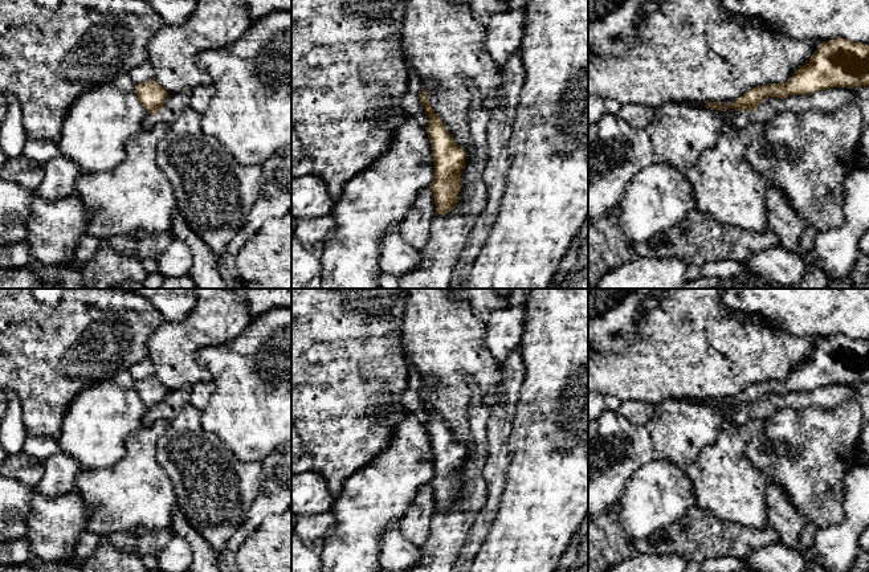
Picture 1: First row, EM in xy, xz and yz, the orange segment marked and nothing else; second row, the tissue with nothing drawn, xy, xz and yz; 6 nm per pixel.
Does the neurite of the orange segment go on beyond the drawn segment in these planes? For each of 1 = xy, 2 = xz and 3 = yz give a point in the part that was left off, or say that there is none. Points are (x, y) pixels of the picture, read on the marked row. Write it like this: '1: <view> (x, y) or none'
1: none
2: none
3: none

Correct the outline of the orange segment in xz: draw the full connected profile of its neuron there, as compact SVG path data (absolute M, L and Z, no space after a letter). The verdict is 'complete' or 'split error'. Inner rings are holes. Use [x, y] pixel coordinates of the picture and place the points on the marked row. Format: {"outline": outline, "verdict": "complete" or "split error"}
{"outline": "M427 90L420 93L420 103L429 117L427 128L434 162L434 177L429 188L433 192L436 212L445 214L456 209L458 193L462 188L461 172L465 167L465 150L457 144L444 122L434 113L427 97Z", "verdict": "complete"}

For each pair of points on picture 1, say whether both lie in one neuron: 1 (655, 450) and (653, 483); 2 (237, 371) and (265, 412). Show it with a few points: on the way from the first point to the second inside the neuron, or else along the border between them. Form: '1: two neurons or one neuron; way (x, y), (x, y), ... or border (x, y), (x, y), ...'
1: two neurons; border (678, 466), (670, 462), (649, 461), (629, 478)
2: one neuron; way (248, 381), (264, 397), (264, 401)

